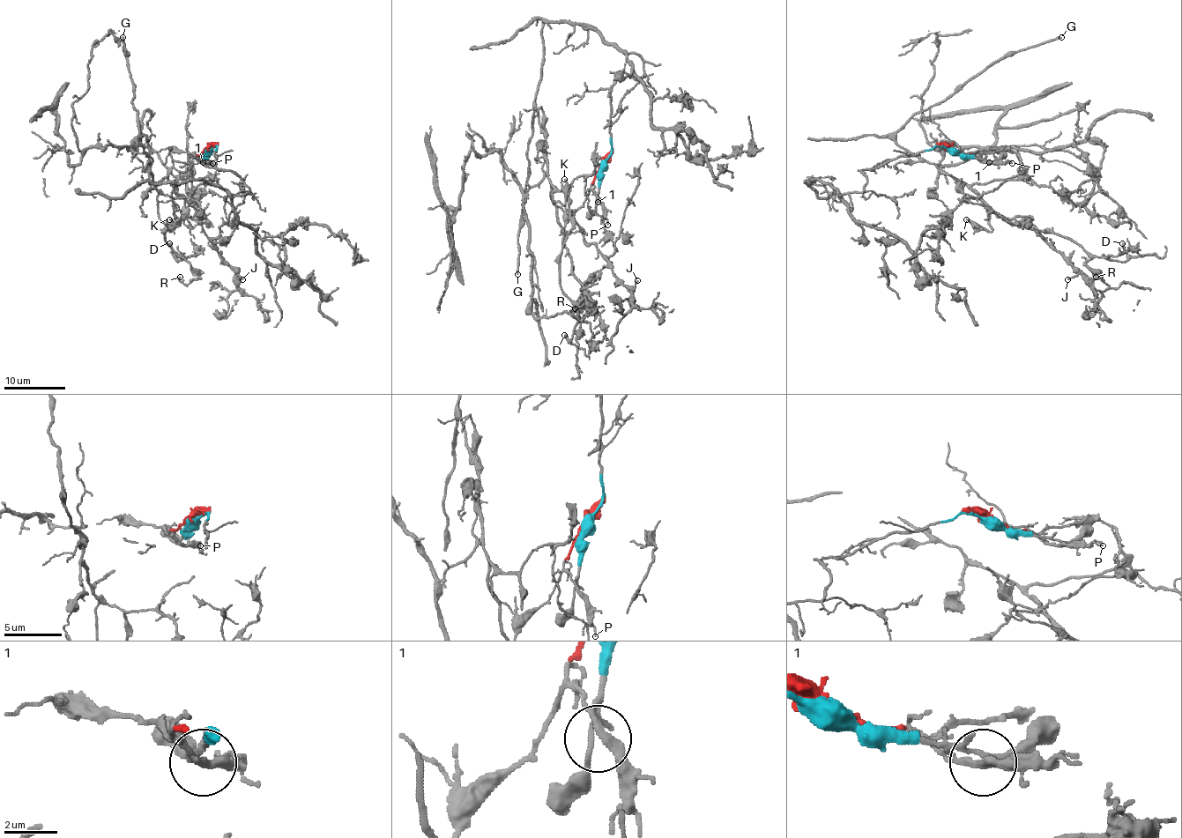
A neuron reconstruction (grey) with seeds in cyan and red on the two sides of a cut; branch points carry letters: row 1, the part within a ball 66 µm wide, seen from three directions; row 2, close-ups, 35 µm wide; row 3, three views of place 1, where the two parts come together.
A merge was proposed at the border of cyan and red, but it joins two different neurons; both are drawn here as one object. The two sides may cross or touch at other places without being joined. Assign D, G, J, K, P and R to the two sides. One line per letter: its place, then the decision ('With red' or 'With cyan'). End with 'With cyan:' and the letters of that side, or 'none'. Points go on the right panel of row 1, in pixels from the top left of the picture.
D: Place: (1122, 243). With red
G: Place: (1061, 37). With red
J: Place: (1067, 279). With red
K: Place: (966, 219). With red
P: Place: (1012, 163). With red
R: Place: (1096, 277). With red
With cyan: none

